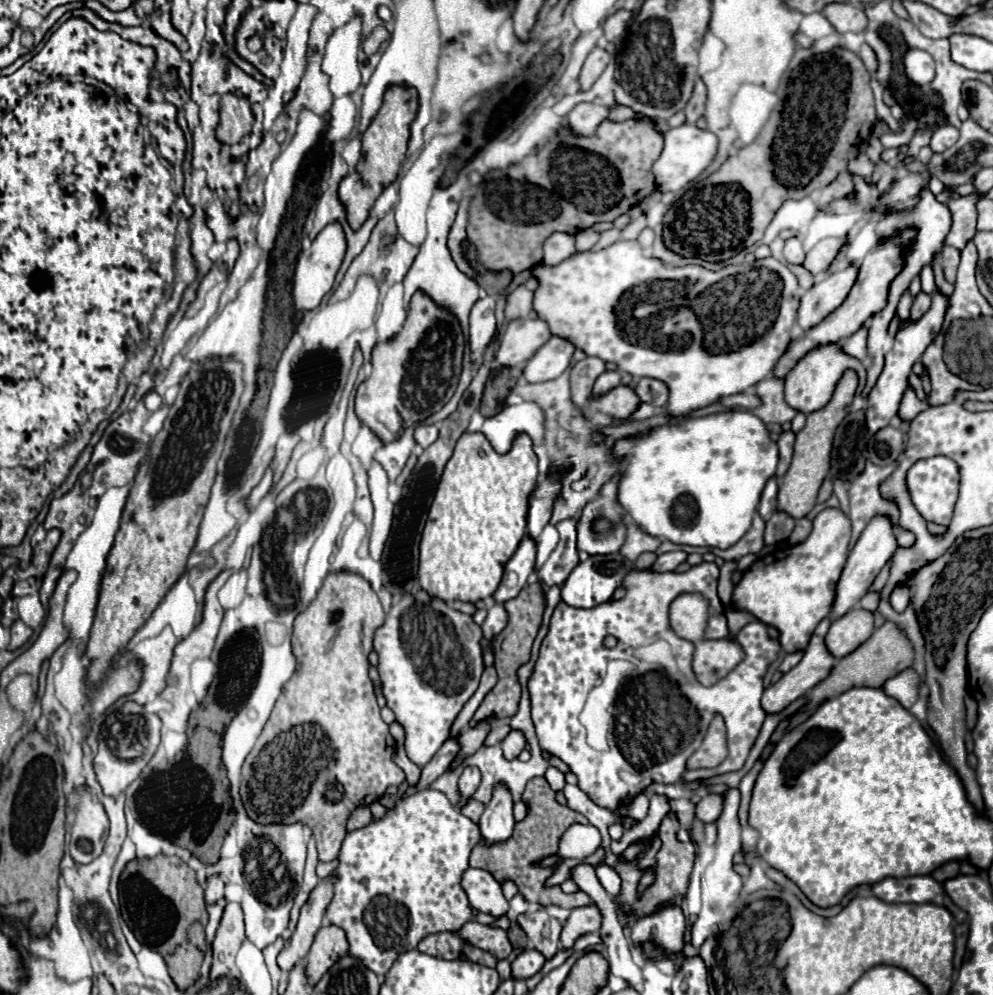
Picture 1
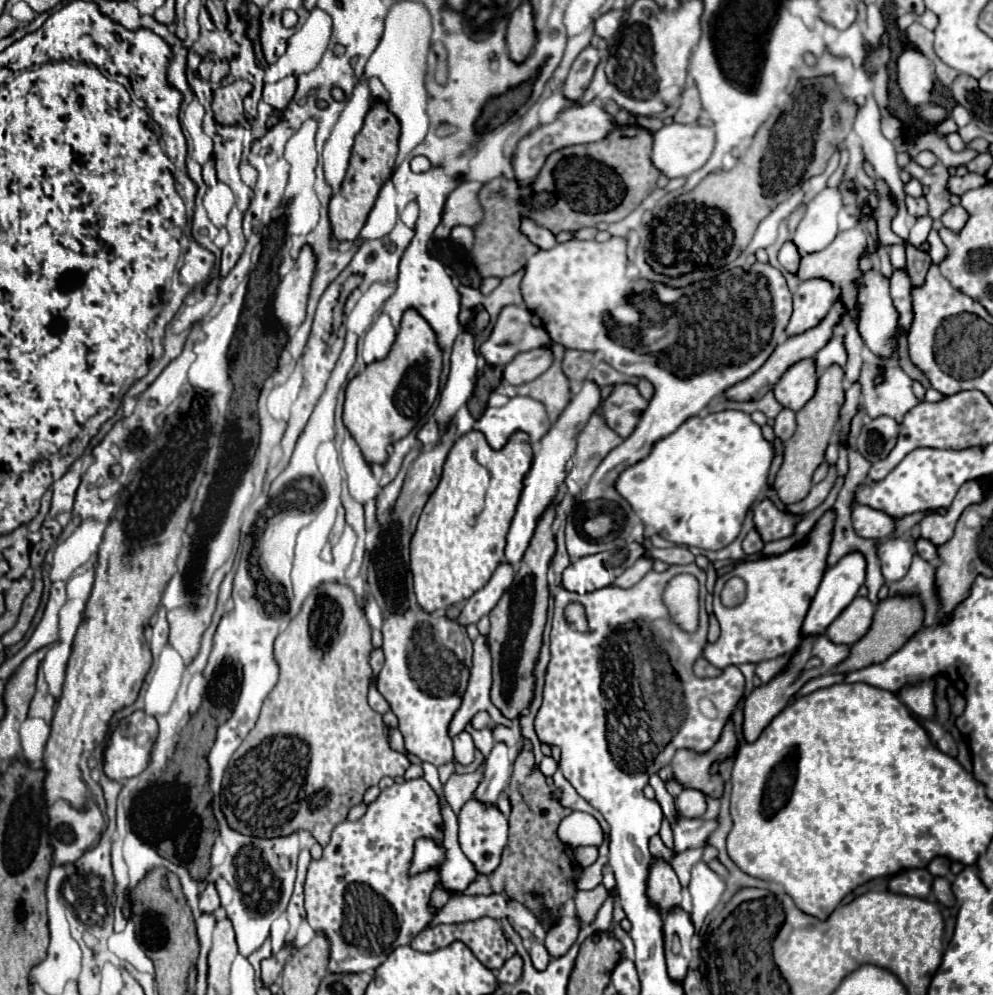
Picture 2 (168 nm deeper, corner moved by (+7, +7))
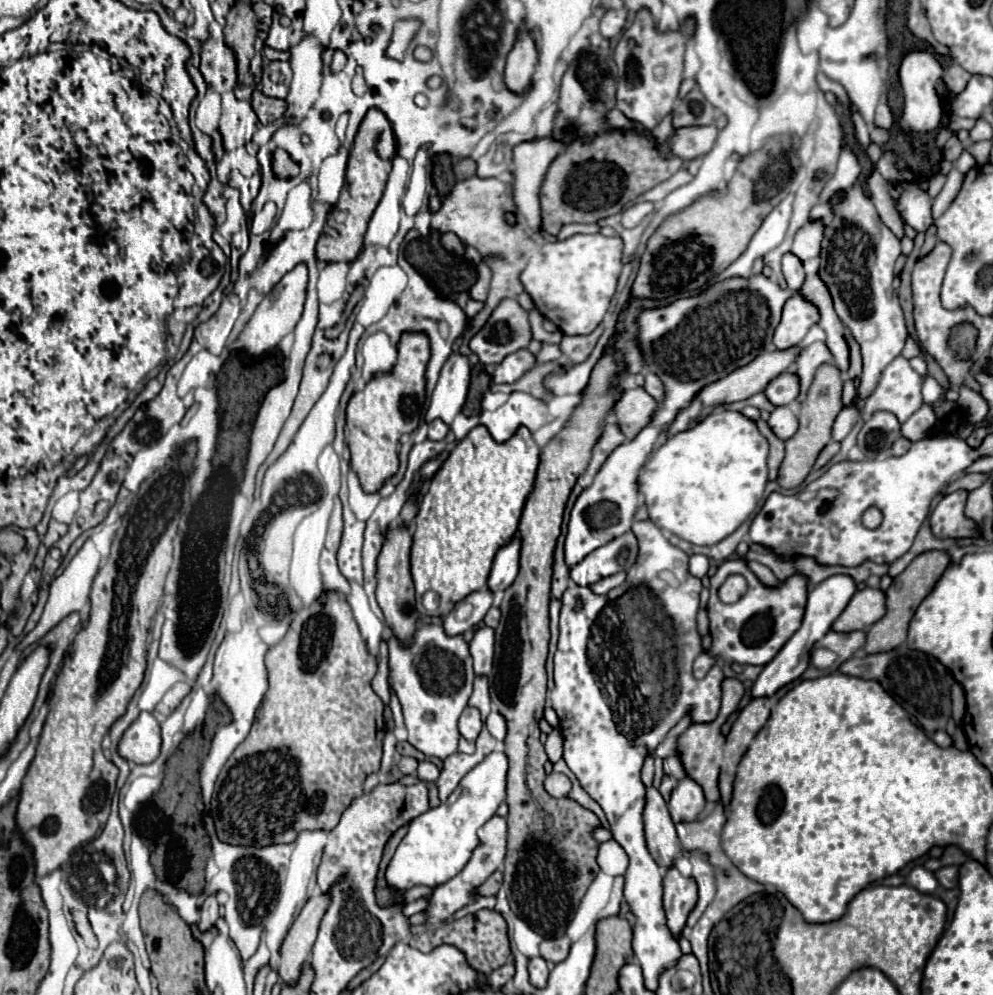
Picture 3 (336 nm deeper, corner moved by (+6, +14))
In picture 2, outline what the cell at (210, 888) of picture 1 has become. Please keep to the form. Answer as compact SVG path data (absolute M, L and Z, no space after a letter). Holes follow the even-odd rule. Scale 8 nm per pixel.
M207 884L205 892L199 896L199 910L203 914L213 914L219 908L219 894L213 884Z

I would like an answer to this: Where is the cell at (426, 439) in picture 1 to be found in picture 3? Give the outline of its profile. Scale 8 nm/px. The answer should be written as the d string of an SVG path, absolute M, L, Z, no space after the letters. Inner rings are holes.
M434 419L432 423L428 423L428 439L432 439L432 441L442 441L448 431L450 429L440 419Z

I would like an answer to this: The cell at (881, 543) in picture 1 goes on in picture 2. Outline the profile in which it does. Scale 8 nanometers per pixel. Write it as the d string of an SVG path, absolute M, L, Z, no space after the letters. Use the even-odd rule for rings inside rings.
M853 552L853 554L847 554L843 556L835 566L827 568L825 574L823 574L823 580L819 584L819 590L815 594L815 598L811 600L811 606L809 606L809 612L805 616L805 622L803 622L803 628L801 628L801 636L807 638L807 636L821 636L825 634L827 626L851 604L851 600L857 596L857 590L863 586L865 582L865 558L861 552Z

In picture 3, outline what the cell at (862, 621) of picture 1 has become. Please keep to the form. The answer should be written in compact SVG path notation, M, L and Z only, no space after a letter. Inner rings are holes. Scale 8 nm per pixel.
M862 589L856 591L842 615L834 621L832 629L838 633L850 633L850 631L866 631L870 625L874 625L884 613L886 613L886 597L880 589Z

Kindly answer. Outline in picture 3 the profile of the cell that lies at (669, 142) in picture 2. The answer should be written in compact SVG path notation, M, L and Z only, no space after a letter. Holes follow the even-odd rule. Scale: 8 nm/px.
M694 125L694 127L678 127L672 131L670 139L666 141L670 147L670 153L690 161L700 155L706 155L714 141L716 141L718 129L714 125Z

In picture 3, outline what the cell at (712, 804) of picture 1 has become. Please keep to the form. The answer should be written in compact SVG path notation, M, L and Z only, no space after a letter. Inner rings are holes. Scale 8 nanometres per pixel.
M684 777L672 791L672 797L670 797L670 815L672 819L678 823L678 821L694 821L698 817L698 813L704 809L704 793L702 793L702 787L692 781L690 777Z

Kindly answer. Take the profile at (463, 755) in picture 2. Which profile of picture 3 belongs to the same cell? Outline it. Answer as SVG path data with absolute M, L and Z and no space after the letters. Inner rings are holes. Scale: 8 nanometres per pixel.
M466 707L462 717L460 717L460 721L458 721L458 729L460 729L460 735L466 741L476 741L476 737L480 735L480 729L482 729L482 721L480 721L478 709Z

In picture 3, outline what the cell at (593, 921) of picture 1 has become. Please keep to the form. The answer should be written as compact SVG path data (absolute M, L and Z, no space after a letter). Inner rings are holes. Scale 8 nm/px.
M562 935L562 937L554 937L554 939L544 939L540 943L540 955L546 959L546 961L552 961L552 963L560 963L566 959L570 951L570 937L568 935Z

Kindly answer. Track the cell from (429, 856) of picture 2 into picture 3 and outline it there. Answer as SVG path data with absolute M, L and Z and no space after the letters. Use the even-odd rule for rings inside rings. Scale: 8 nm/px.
M492 751L480 765L476 765L446 803L428 809L408 825L408 835L400 841L388 869L386 881L394 889L410 889L414 885L438 887L458 875L470 859L472 849L478 845L476 831L496 813L498 805L506 799L506 771L508 757L504 751Z

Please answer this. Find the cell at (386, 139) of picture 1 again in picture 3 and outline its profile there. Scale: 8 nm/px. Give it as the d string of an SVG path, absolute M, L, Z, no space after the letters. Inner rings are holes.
M370 109L362 119L354 145L350 149L346 181L340 191L340 199L328 213L326 233L318 239L320 261L352 261L360 253L368 221L382 197L394 155L396 155L396 137L388 117L380 109Z

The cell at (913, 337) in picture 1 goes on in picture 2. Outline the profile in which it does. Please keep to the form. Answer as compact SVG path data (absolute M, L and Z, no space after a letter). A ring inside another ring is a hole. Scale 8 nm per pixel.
M893 270L891 296L899 312L899 326L909 330L913 314L911 314L911 280L907 270Z

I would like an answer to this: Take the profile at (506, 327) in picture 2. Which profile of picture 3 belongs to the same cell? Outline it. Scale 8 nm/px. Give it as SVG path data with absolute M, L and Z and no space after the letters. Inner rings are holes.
M516 299L502 301L486 325L472 337L470 349L480 357L480 363L494 365L506 355L528 347L532 339L528 313Z

